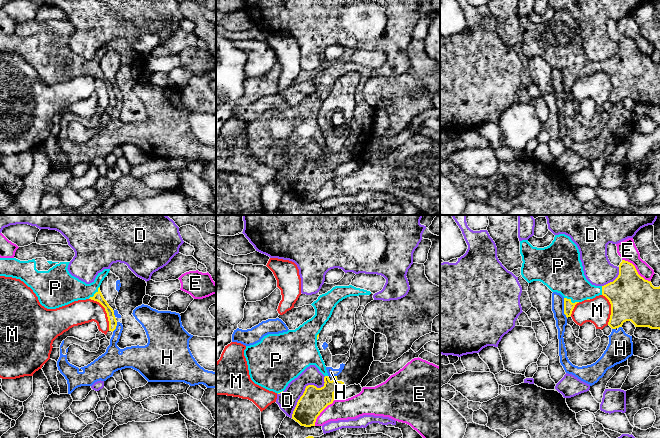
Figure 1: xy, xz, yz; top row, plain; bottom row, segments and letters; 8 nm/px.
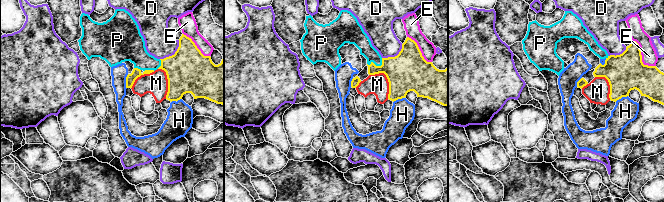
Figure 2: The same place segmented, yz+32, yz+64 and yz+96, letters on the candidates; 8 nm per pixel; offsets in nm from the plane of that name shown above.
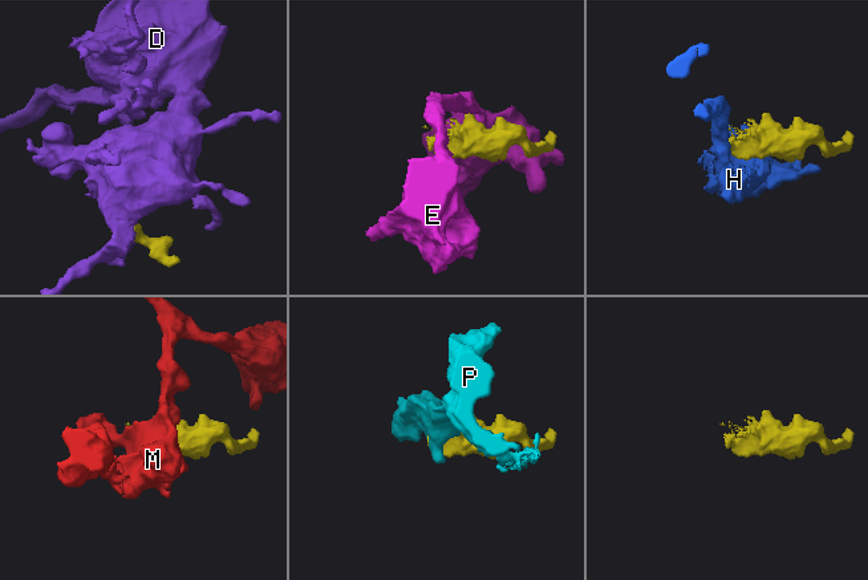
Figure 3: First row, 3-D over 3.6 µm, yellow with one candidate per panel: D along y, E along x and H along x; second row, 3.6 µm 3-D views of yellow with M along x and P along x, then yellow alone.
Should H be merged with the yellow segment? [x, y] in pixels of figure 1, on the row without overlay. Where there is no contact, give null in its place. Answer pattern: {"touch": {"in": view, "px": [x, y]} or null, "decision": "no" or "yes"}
{"touch": {"in": "yz", "px": [564, 84]}, "decision": "no"}

